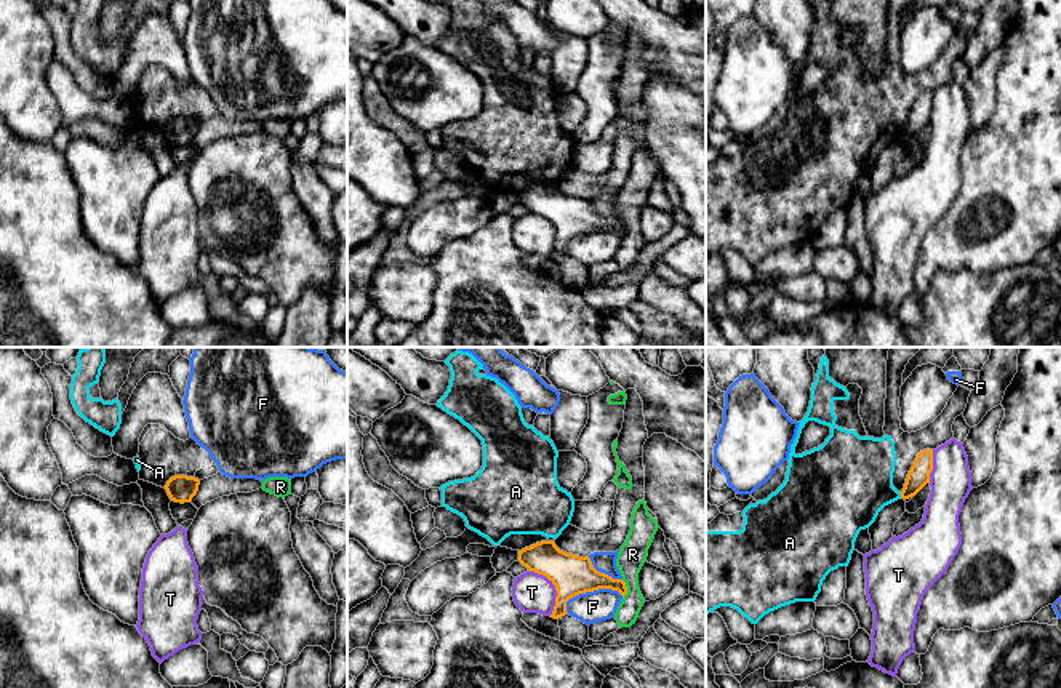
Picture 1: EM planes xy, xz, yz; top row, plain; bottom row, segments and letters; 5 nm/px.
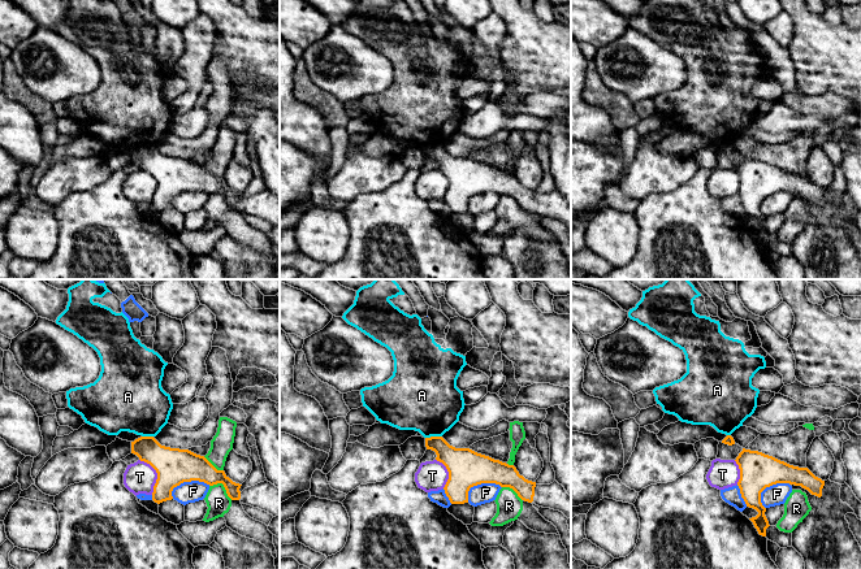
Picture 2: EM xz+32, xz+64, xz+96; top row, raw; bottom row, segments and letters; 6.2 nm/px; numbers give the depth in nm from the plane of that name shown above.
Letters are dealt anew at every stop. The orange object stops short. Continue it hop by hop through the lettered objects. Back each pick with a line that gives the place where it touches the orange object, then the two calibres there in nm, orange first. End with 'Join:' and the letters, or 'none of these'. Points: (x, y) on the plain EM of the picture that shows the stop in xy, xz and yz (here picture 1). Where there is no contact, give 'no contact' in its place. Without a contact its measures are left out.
Join: none of these

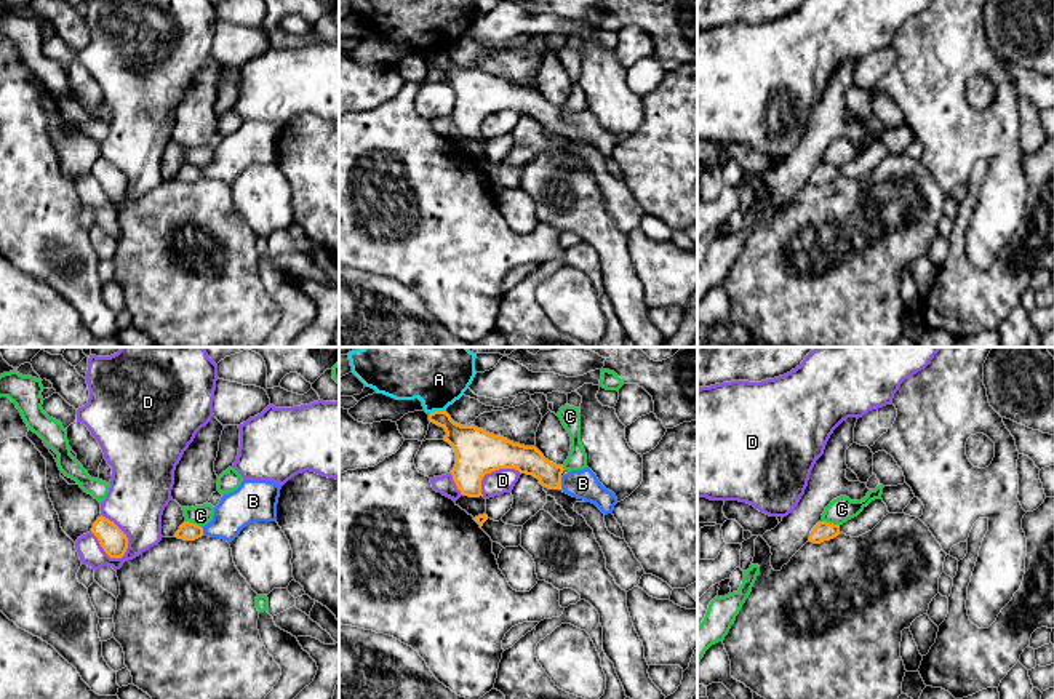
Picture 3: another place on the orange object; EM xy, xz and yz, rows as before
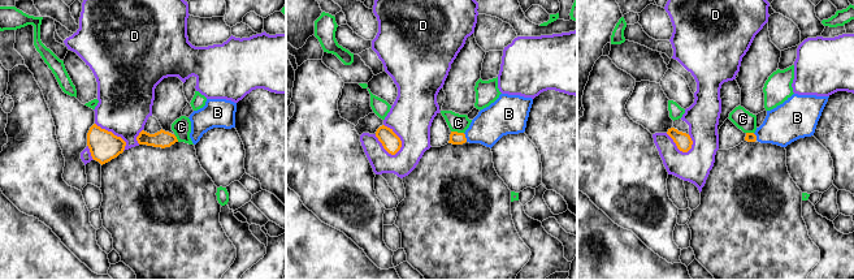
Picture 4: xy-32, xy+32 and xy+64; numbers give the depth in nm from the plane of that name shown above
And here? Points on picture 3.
B: meets orange in xz at (560, 123); 140 nm thick on the orange side, 140 nm on the other
Join: B

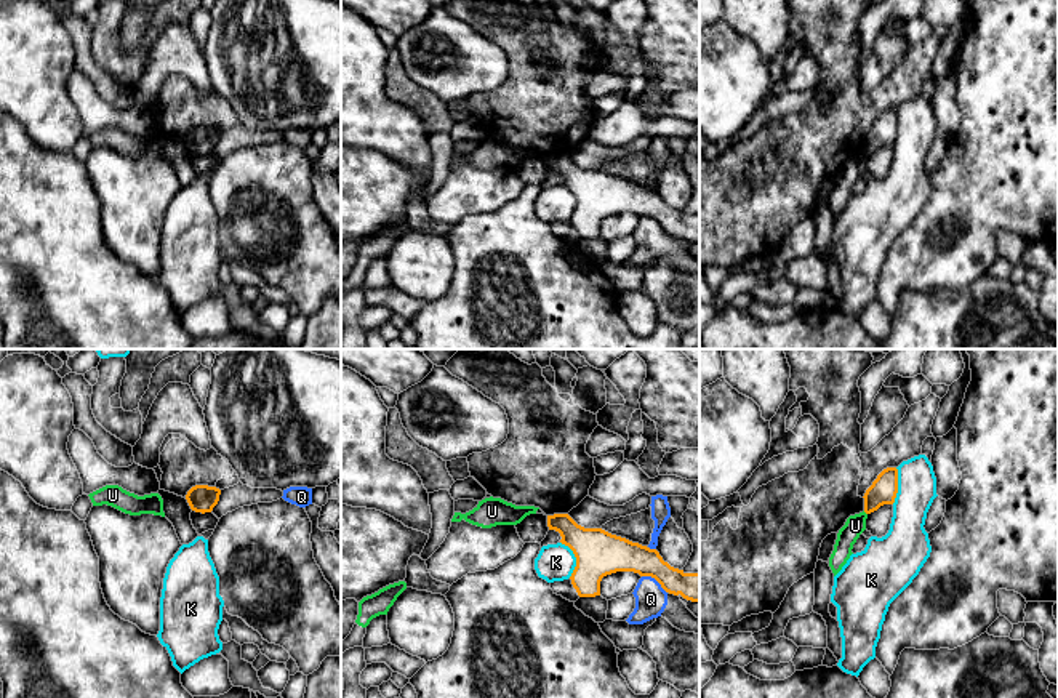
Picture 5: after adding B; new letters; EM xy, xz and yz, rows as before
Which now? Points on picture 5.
Join: none of these

